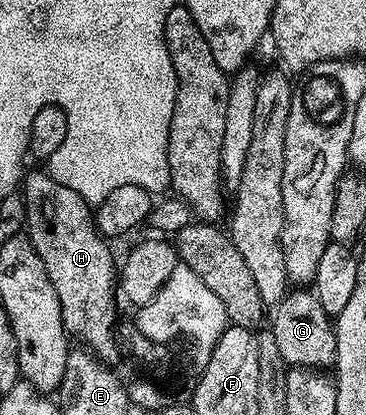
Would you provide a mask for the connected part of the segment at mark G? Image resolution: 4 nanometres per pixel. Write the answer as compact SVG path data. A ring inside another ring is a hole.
M289 289L276 307L272 308L273 327L271 334L275 337L275 345L279 345L279 353L283 353L289 367L307 367L310 369L329 369L335 361L335 333L330 318L319 305L316 294L309 289Z

